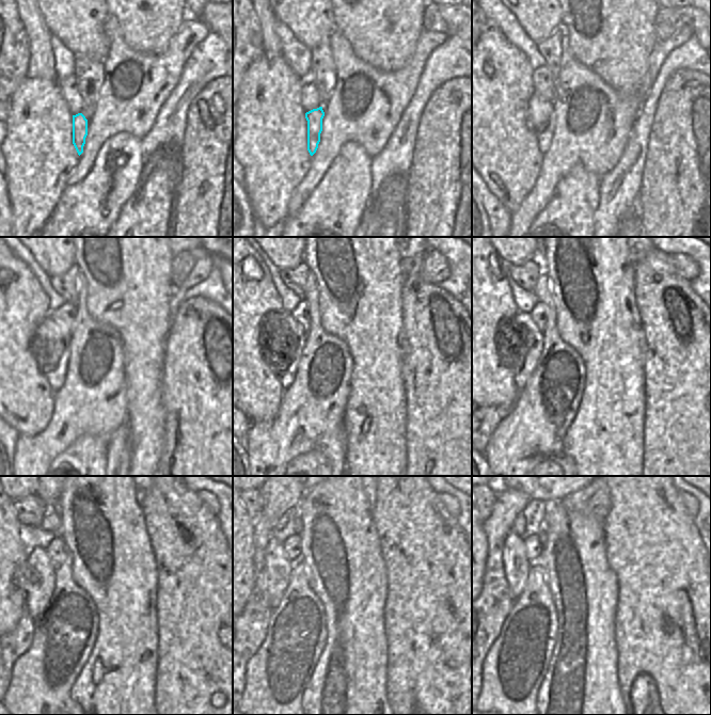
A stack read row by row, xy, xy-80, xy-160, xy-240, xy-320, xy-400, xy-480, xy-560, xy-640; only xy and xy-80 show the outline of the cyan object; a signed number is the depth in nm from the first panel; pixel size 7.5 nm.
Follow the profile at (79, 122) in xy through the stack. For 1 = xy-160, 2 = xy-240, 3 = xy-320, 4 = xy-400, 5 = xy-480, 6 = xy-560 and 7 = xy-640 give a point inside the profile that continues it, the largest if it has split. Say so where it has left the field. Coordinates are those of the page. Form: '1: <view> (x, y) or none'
1: xy-160 (540, 120)
2: xy-240 (56, 344)
3: xy-320 (283, 323)
4: xy-400 (522, 359)
5: xy-480 (40, 592)
6: xy-560 (278, 568)
7: xy-640 (517, 567)

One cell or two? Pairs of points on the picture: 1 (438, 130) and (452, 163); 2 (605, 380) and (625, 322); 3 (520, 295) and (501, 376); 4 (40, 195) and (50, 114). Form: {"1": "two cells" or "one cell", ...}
{"1": "one cell", "2": "one cell", "3": "two cells", "4": "one cell"}

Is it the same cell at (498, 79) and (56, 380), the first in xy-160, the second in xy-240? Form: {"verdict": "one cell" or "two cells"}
{"verdict": "two cells"}

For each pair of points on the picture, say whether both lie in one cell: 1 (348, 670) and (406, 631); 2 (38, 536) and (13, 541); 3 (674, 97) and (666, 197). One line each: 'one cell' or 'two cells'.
1: two cells
2: two cells
3: one cell

